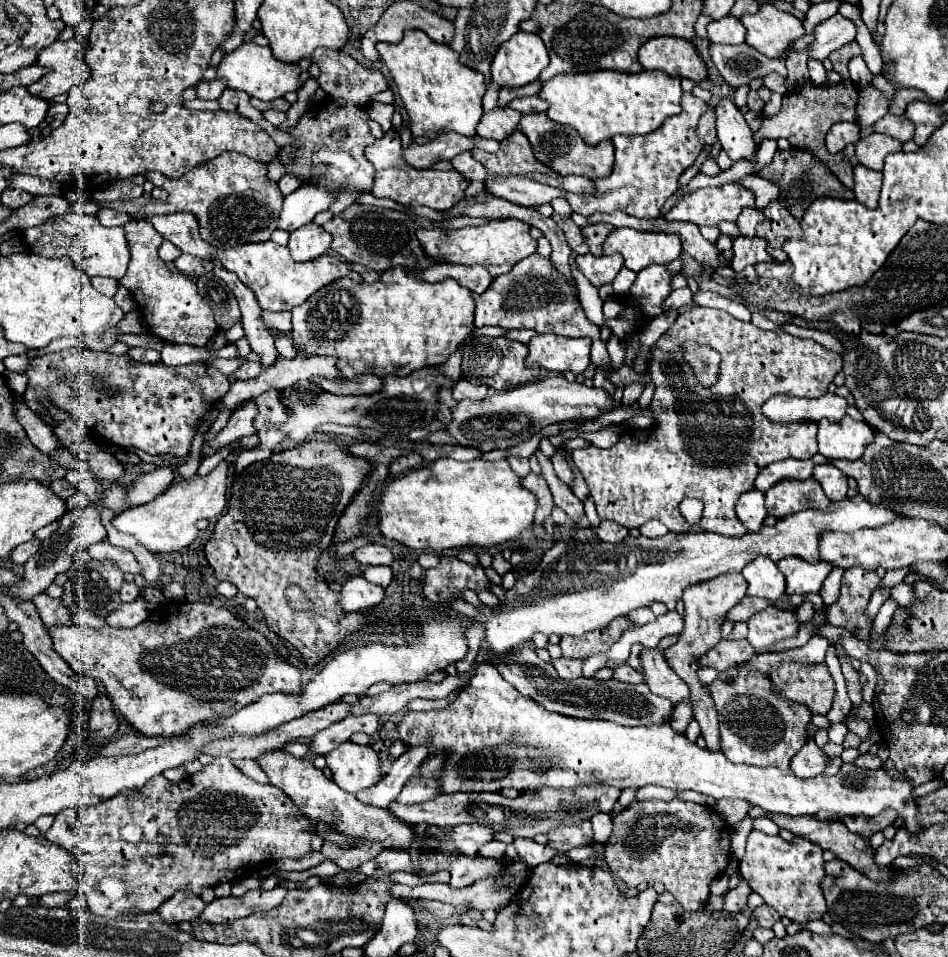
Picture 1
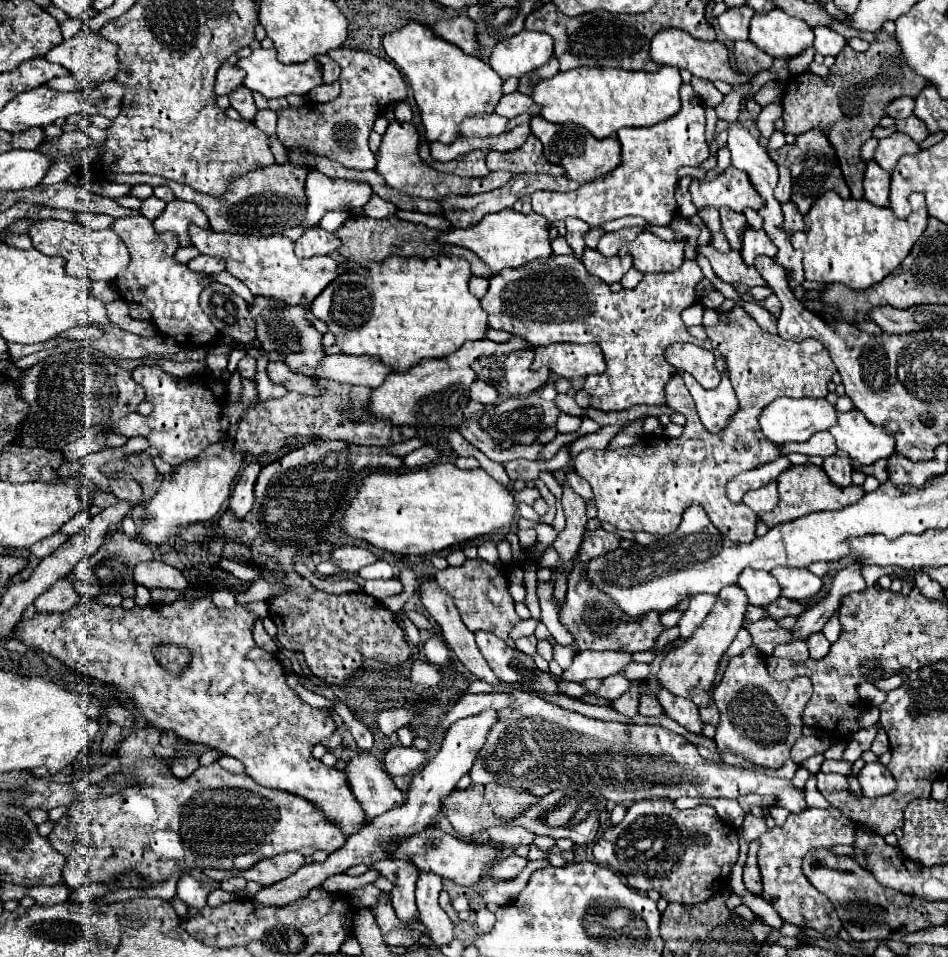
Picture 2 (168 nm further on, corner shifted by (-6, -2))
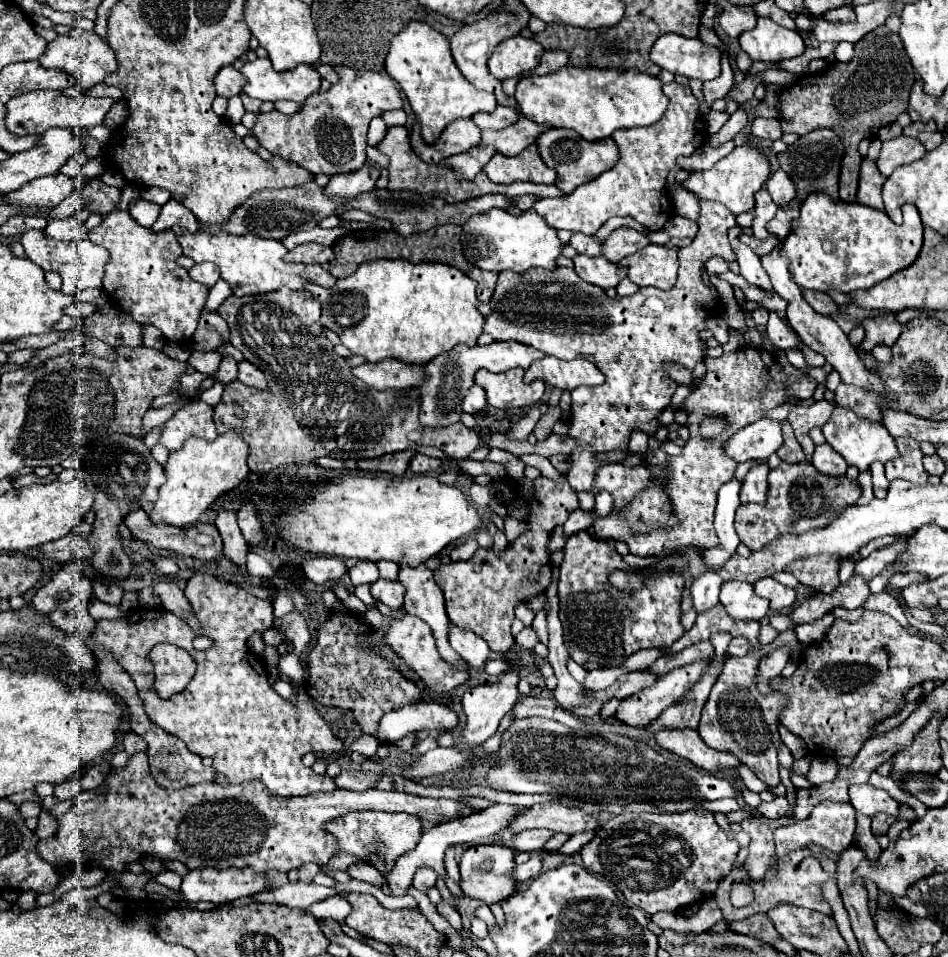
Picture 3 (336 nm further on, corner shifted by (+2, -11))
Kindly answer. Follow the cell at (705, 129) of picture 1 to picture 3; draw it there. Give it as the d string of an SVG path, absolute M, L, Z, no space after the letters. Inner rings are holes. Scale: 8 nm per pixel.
M746 76L742 84L738 84L734 90L730 90L730 96L738 102L738 104L746 104L754 98L754 90L756 86L762 84L760 76Z

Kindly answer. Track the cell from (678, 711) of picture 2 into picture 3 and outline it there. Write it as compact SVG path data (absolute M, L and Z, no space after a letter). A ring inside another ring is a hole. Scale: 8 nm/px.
M678 728L678 730L660 730L654 734L656 742L660 748L678 754L680 758L692 762L694 766L710 772L710 774L718 774L718 772L734 772L738 766L742 766L742 762L728 754L728 752L716 752L712 748L708 748L700 734L696 730L690 728Z

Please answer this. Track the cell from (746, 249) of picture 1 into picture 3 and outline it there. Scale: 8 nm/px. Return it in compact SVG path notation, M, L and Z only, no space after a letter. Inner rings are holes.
M742 234L742 236L740 236L740 240L742 240L744 244L748 244L748 246L758 254L758 256L768 254L774 246L778 246L778 244L780 244L780 238L776 238L776 236L768 236L768 238L760 240L760 238L754 238L754 236L746 236L746 234Z

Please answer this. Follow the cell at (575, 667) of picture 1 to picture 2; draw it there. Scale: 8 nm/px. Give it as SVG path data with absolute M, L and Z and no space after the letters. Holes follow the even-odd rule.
M580 651L572 665L562 673L564 681L584 683L594 677L608 677L624 671L630 663L630 653L622 651Z

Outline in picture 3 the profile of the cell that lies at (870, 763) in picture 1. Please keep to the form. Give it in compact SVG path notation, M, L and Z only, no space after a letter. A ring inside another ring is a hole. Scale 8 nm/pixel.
M870 784L852 786L850 788L850 804L864 816L874 816L878 812L884 812L888 816L898 816L900 804L884 790L878 790Z

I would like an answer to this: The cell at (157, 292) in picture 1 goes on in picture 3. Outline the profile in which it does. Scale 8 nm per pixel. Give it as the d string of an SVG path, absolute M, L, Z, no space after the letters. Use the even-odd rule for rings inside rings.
M114 210L112 214L104 216L100 226L88 232L88 240L104 246L110 252L102 288L112 304L130 312L136 322L154 324L168 340L188 342L192 338L208 298L208 286L194 282L188 276L188 270L176 264L176 260L182 256L182 248L172 230L154 232L140 226L130 212Z

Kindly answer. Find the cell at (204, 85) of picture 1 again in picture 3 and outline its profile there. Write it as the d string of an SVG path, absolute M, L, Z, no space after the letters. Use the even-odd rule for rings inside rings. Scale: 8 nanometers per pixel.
M224 66L218 74L216 74L216 94L218 96L224 96L224 98L230 98L234 94L240 94L242 86L244 86L246 78L242 76L240 70L236 70L234 66Z

